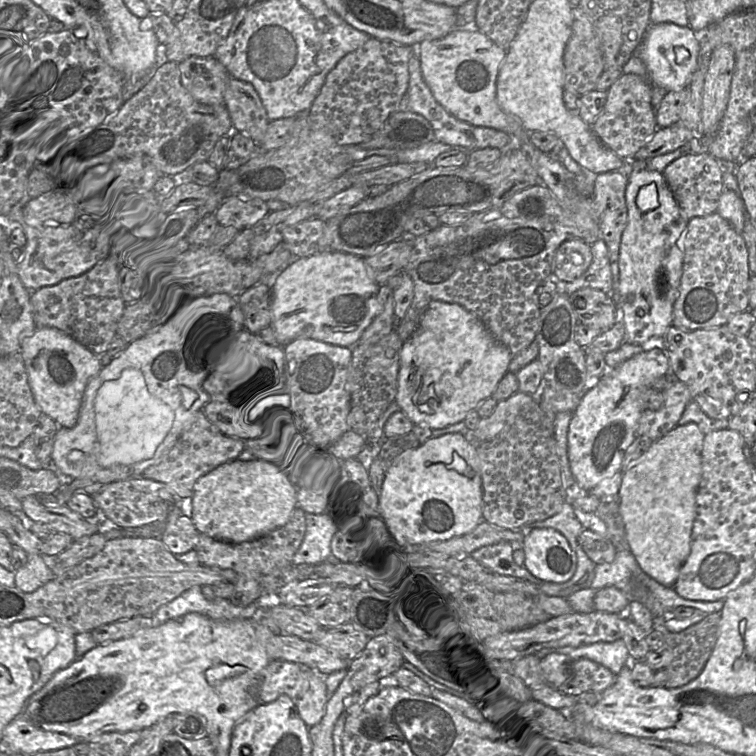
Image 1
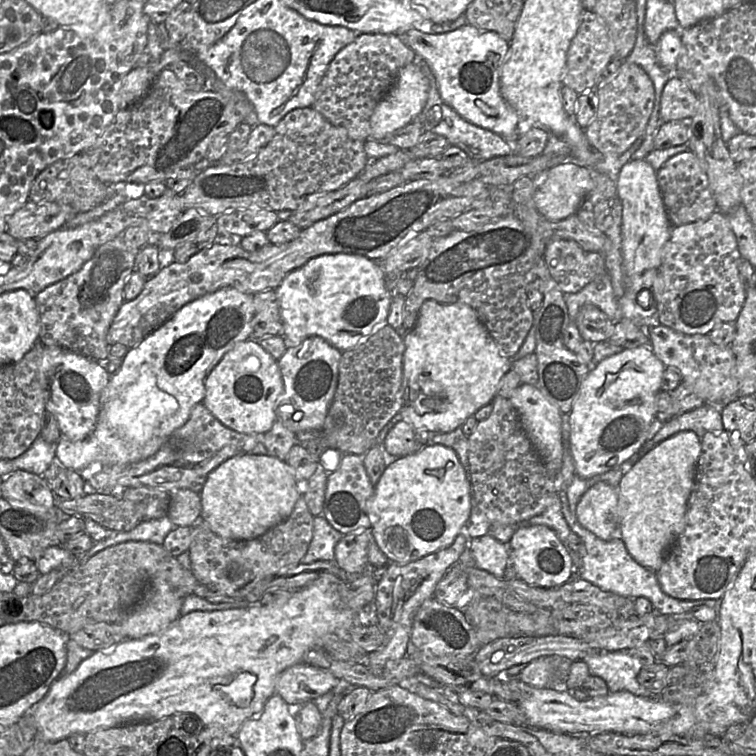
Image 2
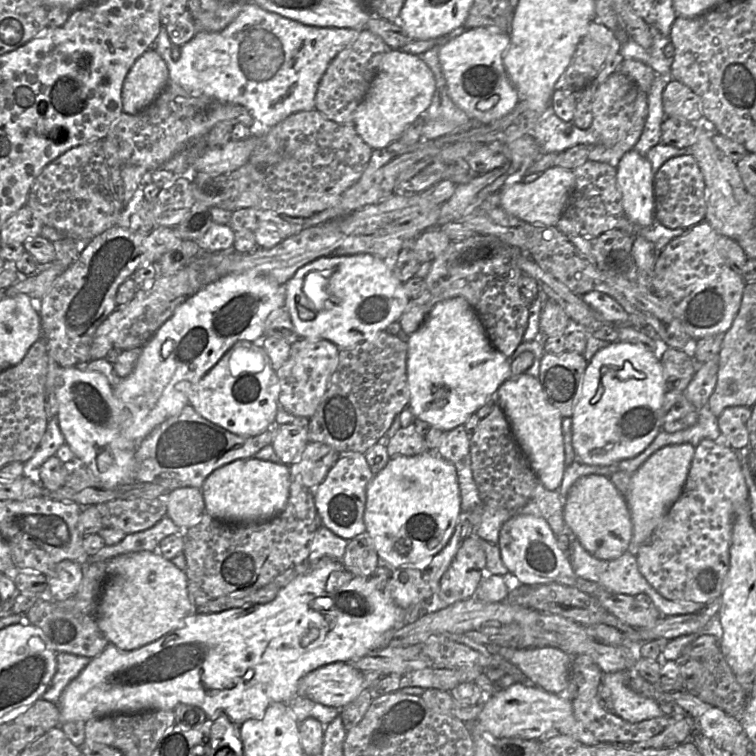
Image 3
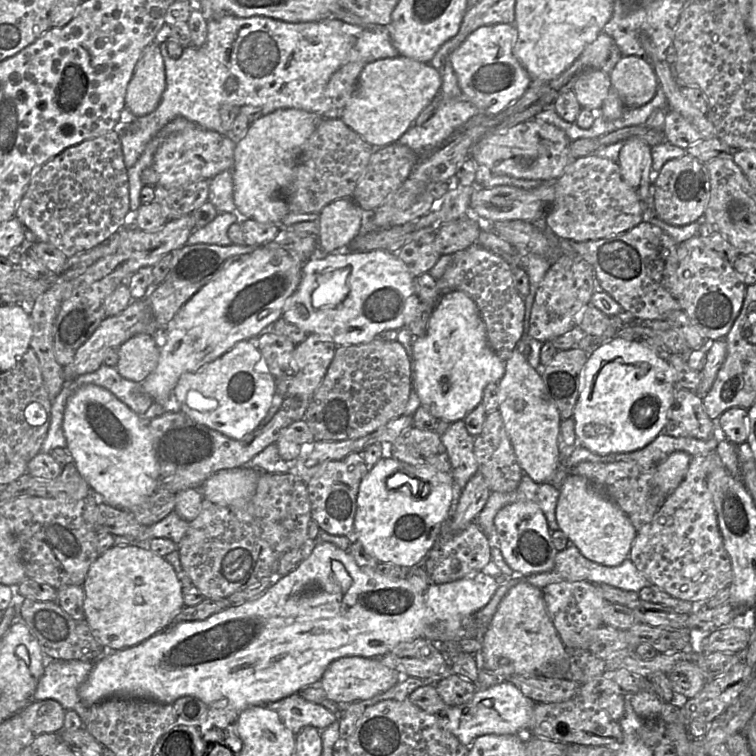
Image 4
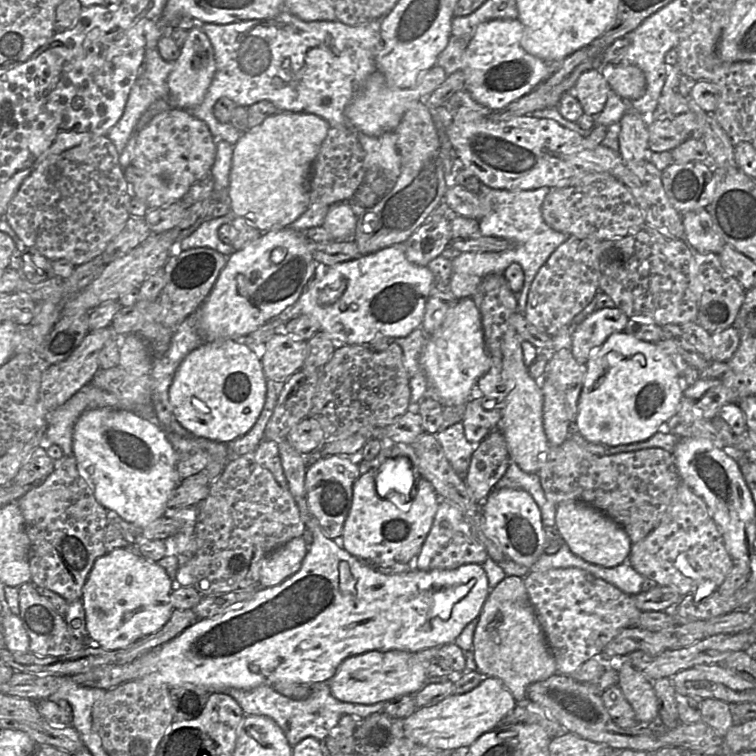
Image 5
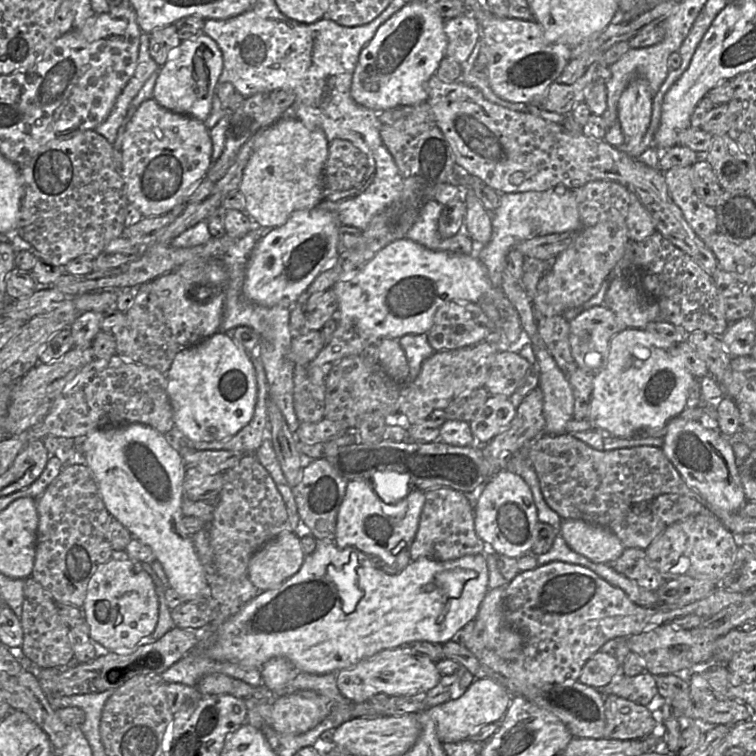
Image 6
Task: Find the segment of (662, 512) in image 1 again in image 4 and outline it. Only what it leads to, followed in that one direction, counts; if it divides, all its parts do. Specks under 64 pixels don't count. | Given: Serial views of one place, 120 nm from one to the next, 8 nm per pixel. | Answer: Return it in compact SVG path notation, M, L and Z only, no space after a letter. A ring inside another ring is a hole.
M682 451L670 454L656 465L655 485L664 496L671 494L684 479L692 457Z

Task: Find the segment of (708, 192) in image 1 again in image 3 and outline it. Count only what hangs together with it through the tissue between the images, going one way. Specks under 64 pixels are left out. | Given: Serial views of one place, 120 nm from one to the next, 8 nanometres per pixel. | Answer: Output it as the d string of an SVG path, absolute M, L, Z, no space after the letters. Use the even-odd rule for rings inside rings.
M692 154L667 160L654 176L655 220L670 229L689 229L705 220L706 186Z

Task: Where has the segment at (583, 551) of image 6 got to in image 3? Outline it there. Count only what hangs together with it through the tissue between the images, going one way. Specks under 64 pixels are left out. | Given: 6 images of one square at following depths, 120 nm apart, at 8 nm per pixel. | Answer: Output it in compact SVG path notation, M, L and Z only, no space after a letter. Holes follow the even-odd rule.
M589 474L577 479L566 496L563 519L582 546L598 559L612 560L628 550L633 533L631 514L626 498L610 477Z

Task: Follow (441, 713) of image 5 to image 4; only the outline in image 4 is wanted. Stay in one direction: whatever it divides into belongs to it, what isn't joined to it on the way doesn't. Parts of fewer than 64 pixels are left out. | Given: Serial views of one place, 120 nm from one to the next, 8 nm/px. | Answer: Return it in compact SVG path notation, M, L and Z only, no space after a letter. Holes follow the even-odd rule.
M502 681L476 690L473 697L464 704L449 707L445 713L446 728L466 746L485 735L524 734L532 718L534 705L535 702L523 695L515 685Z

